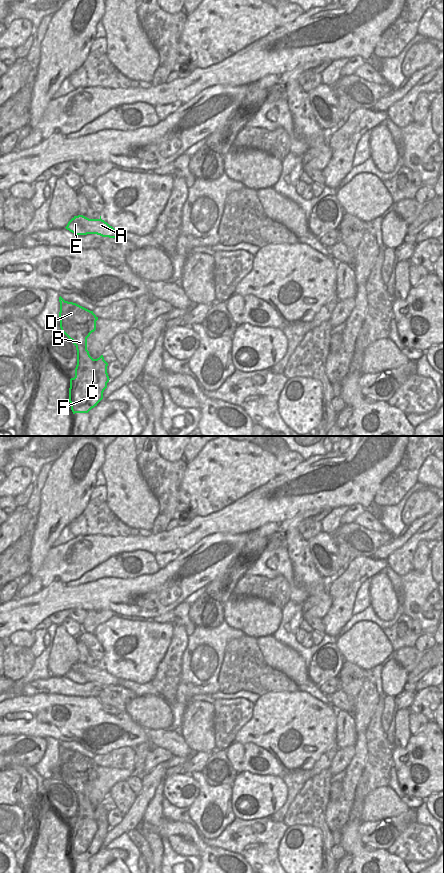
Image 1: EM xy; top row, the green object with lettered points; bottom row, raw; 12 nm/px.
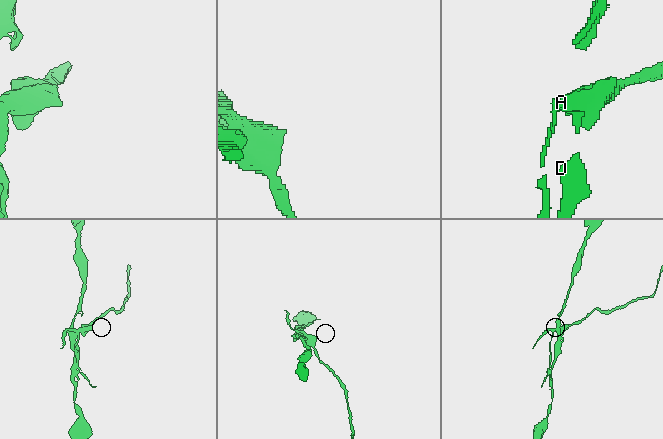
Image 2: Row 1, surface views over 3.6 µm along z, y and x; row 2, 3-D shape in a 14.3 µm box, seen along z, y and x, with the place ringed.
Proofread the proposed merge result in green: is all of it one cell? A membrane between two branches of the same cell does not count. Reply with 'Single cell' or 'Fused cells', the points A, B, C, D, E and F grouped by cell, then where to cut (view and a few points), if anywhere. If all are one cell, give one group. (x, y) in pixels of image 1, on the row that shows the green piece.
Fused cells. Groups: A E / B C D F. Split along xy (76, 216), (74, 218).

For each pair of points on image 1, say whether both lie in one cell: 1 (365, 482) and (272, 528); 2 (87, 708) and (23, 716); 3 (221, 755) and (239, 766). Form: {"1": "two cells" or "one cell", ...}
{"1": "two cells", "2": "one cell", "3": "two cells"}

